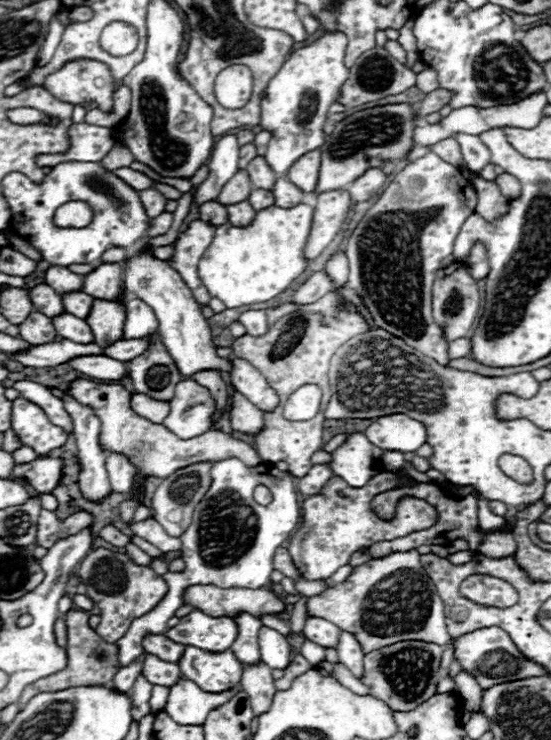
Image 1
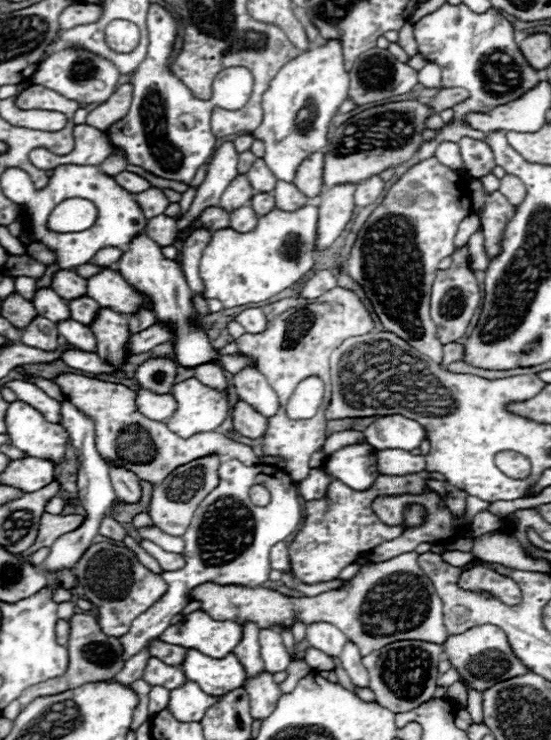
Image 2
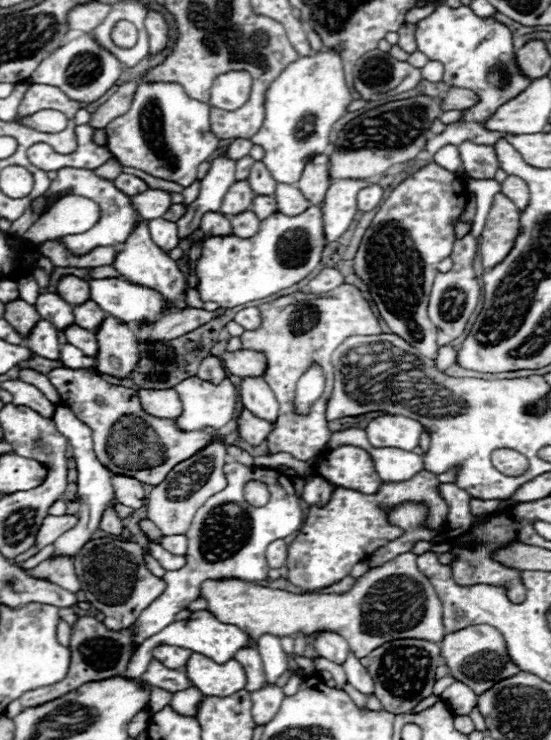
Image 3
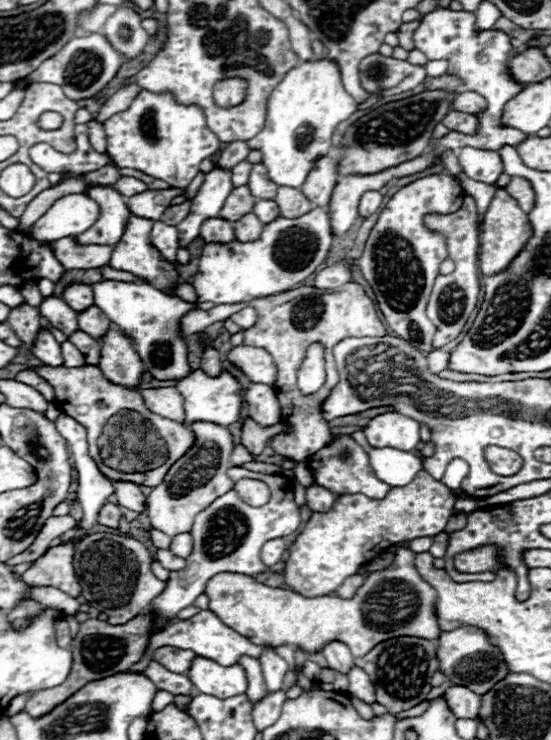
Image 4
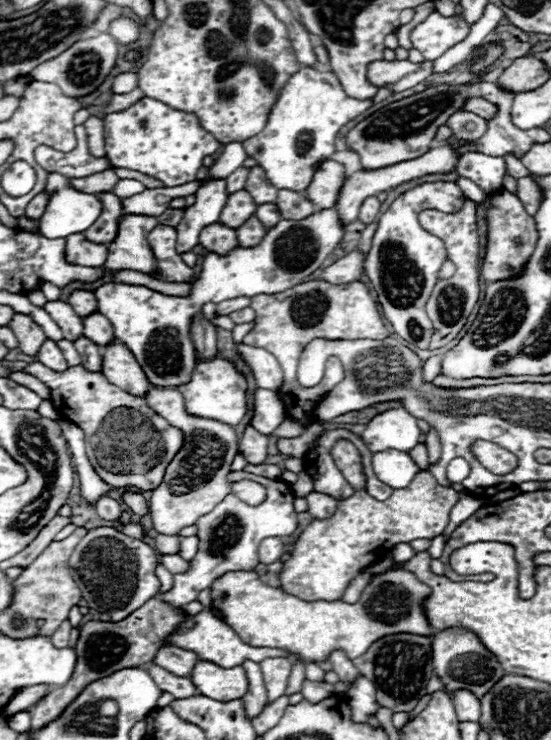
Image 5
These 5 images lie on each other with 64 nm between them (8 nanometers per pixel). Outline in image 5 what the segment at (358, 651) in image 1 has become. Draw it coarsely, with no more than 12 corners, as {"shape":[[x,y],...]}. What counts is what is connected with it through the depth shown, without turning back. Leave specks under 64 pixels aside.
{"shape":[[360,676],[346,692],[352,720],[366,724],[376,714],[374,684]]}

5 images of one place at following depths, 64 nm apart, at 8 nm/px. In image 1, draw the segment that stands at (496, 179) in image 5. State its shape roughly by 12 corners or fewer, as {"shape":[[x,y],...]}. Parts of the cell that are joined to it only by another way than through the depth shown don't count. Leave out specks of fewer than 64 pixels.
{"shape":[[456,136],[464,166],[480,174],[490,150],[478,136]]}

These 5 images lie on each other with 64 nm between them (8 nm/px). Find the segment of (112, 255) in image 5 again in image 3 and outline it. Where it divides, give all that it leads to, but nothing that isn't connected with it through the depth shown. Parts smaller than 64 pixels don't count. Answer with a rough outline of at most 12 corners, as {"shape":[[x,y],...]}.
{"shape":[[148,224],[114,258],[132,284],[148,286],[186,308],[186,278],[150,238]]}

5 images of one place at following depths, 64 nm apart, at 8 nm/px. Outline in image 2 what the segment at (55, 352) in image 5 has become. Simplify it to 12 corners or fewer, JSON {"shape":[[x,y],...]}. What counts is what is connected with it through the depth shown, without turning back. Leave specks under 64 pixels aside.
{"shape":[[36,316],[22,330],[22,344],[54,352],[58,328]]}

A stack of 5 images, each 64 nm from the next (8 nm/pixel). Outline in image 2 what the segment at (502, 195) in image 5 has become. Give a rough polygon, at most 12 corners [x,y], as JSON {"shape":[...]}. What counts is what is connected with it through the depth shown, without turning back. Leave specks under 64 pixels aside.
{"shape":[[470,180],[472,202],[482,202],[484,252],[502,252],[504,230],[516,210],[500,192],[486,196]]}

